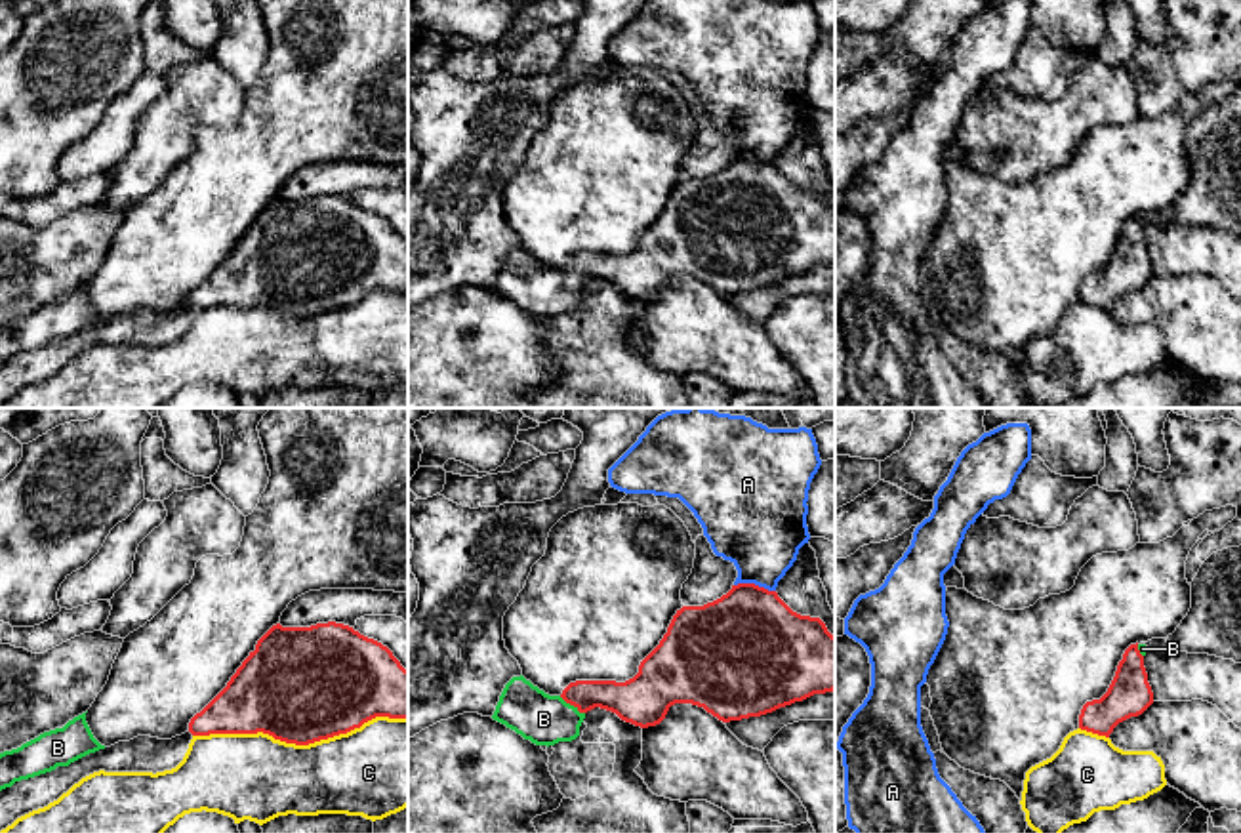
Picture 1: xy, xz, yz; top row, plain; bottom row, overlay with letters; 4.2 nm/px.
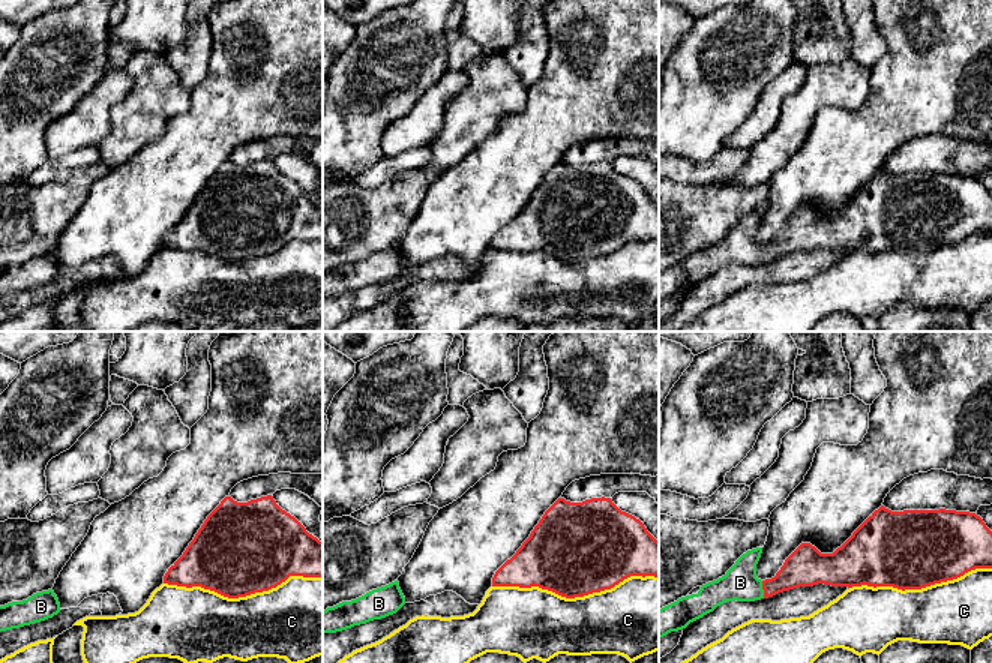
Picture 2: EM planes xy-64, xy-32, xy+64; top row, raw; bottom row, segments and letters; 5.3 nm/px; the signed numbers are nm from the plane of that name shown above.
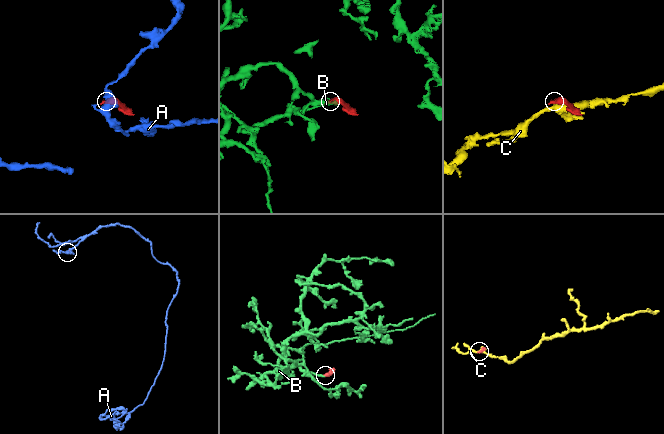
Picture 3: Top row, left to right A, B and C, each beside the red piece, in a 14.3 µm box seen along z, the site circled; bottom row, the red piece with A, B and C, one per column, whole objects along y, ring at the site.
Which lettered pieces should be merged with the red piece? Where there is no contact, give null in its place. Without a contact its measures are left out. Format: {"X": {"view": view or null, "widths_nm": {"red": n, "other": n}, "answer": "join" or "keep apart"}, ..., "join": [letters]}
{"A": {"view": "xz", "widths_nm": {"red": 460, "other": 400}, "answer": "keep apart"}, "B": {"view": "xz", "widths_nm": {"red": 170, "other": 220}, "answer": "join"}, "C": {"view": "xy", "widths_nm": {"red": 500, "other": 360}, "answer": "keep apart"}, "join": ["B"]}

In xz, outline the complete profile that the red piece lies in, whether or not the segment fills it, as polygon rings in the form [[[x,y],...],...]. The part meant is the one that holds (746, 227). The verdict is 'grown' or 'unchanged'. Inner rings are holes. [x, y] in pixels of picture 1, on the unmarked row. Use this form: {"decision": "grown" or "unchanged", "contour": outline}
{"decision": "grown", "contour": [[[738,156],[721,172],[703,179],[682,179],[673,189],[660,217],[641,234],[639,246],[625,254],[576,254],[560,269],[549,269],[522,248],[513,250],[496,278],[494,294],[530,313],[536,318],[555,318],[580,309],[585,286],[600,280],[616,286],[621,294],[641,301],[660,297],[675,276],[692,276],[722,295],[761,290],[780,280],[803,274],[814,267],[835,263],[835,210],[820,191],[793,185],[776,164],[755,156]]]}

